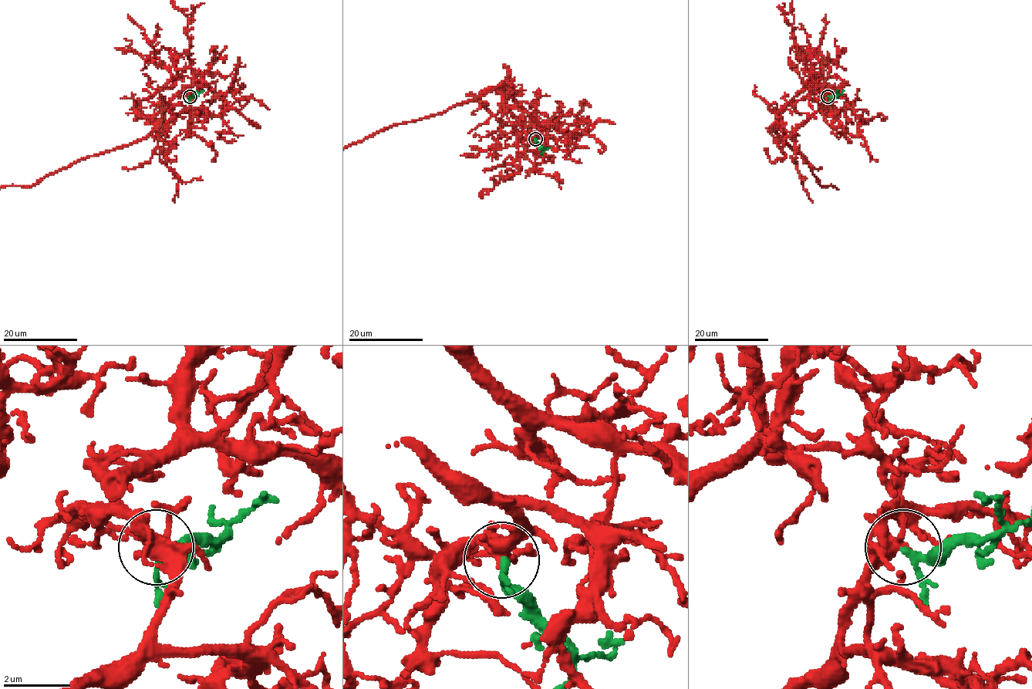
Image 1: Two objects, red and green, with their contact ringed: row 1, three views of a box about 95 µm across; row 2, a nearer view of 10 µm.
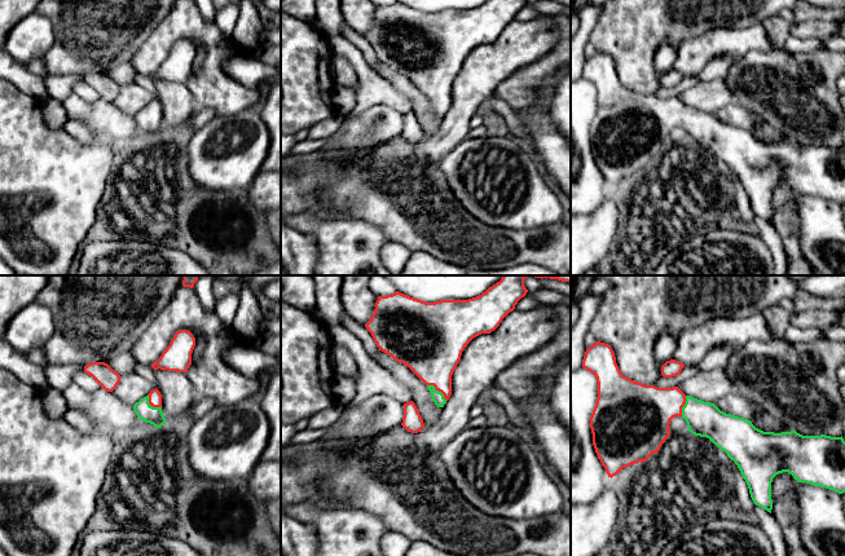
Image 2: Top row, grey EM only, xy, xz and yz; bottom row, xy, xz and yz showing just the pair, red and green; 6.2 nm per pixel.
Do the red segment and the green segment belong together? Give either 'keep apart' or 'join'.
join

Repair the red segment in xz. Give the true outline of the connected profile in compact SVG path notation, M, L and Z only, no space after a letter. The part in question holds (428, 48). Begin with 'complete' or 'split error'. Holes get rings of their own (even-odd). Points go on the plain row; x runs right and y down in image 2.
split error; M487 0L468 10L426 13L396 1L392 5L378 8L373 27L365 37L371 44L379 61L408 76L427 96L435 115L444 118L452 105L452 85L467 54L481 44L494 41L527 3L528 0Z

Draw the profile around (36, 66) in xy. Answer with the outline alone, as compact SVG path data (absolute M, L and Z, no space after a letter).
M36 58L36 59L32 59L32 61L30 61L30 62L27 62L26 65L25 65L25 67L28 70L28 71L31 71L31 72L34 72L34 74L36 74L36 75L40 75L40 76L45 76L47 74L45 74L45 69L44 69L44 62L41 61L41 58Z

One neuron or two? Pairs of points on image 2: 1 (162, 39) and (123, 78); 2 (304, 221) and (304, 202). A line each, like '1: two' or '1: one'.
1: two
2: two

